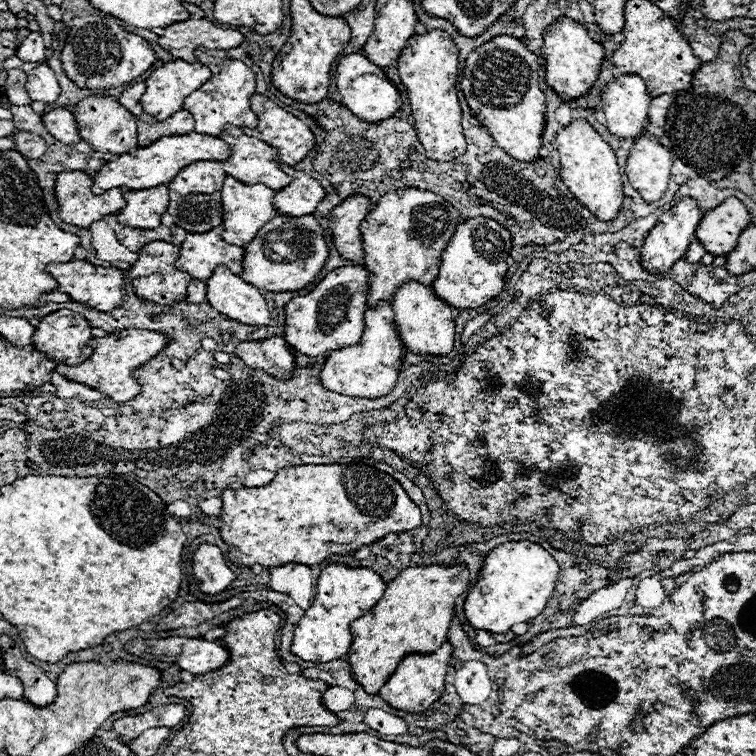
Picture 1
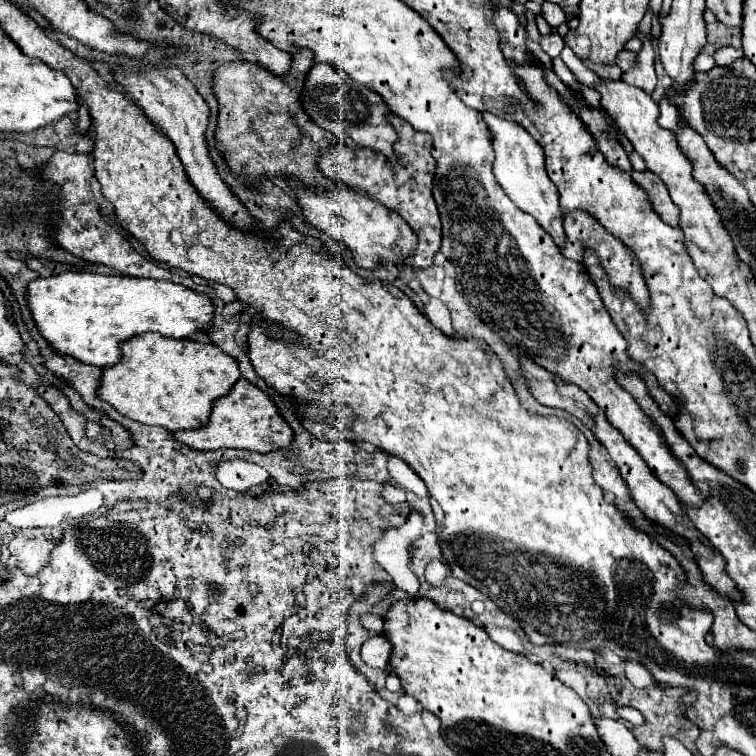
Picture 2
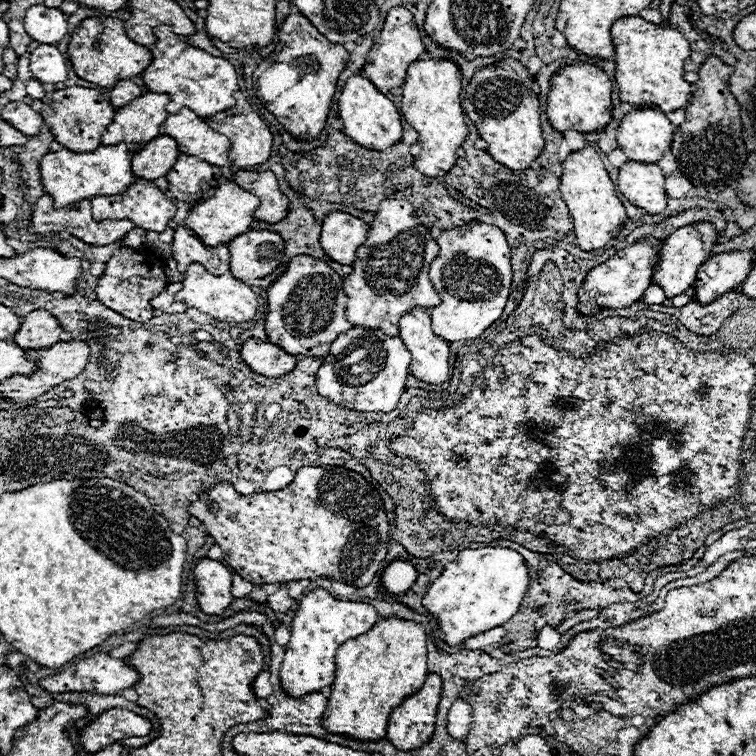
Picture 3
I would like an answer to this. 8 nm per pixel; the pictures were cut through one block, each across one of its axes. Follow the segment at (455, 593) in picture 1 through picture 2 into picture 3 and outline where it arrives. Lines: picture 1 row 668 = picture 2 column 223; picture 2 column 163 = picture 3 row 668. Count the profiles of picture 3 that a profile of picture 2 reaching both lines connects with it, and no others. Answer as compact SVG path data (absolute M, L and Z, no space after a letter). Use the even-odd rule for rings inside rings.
M394 616L376 622L368 634L348 640L336 654L336 678L322 724L328 732L354 740L376 742L386 736L390 712L408 696L418 692L428 676L426 668L426 632L420 624L398 620Z

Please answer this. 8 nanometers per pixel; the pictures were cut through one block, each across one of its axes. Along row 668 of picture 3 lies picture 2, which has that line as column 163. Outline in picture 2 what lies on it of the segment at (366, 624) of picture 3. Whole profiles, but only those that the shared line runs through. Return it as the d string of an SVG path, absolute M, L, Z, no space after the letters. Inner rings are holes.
M76 270L32 280L26 288L26 302L40 334L58 354L74 356L84 364L100 368L118 362L122 354L120 344L132 336L158 332L180 340L196 330L202 332L210 324L210 312L214 312L206 294L198 294L182 284Z

